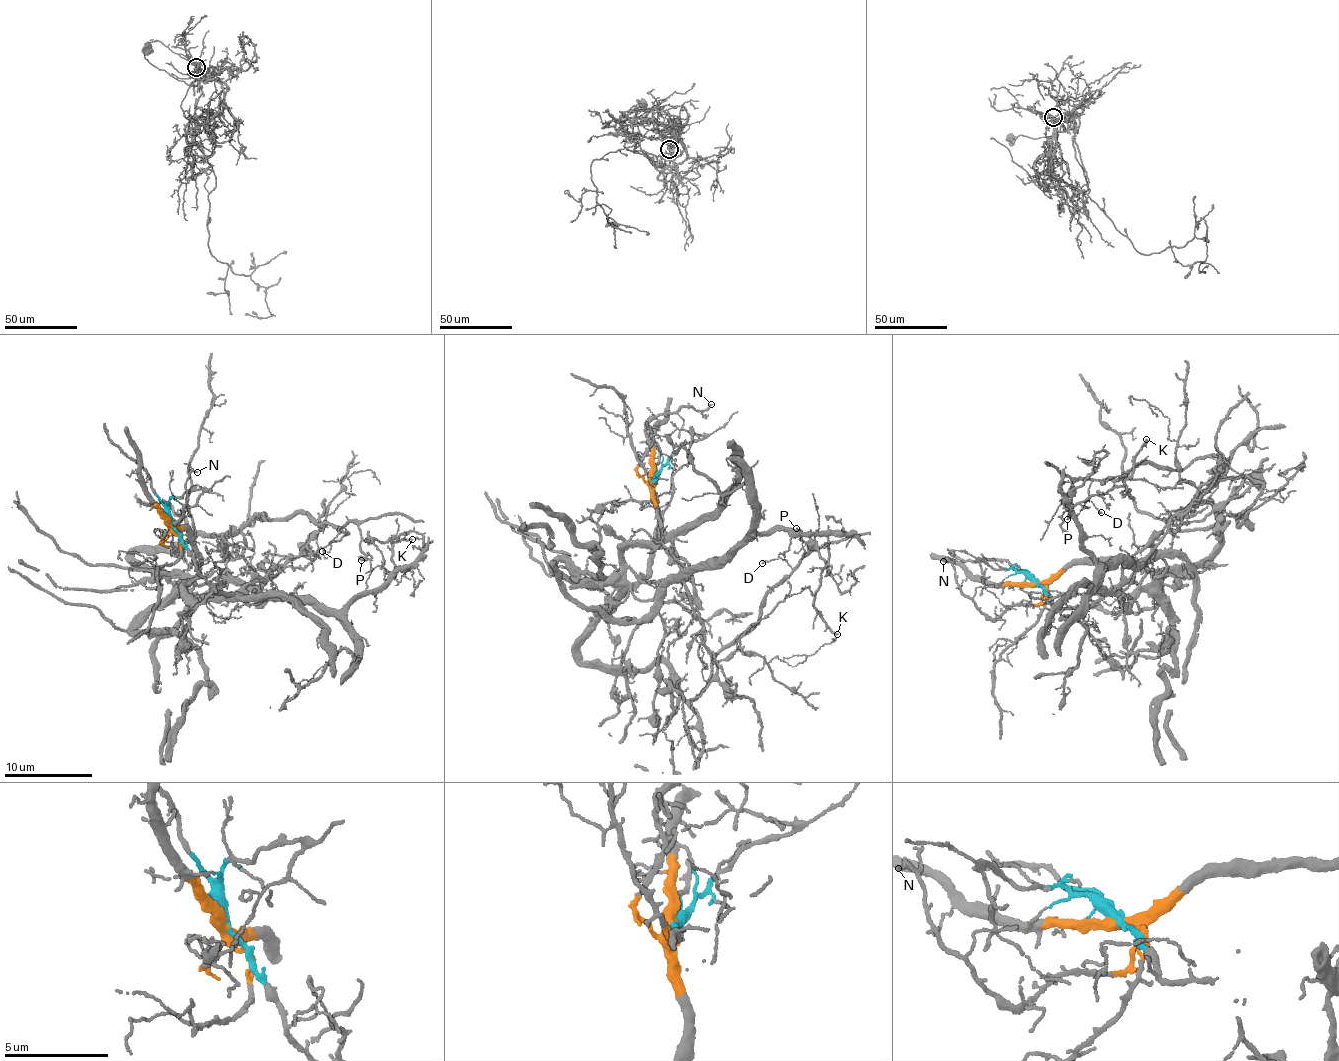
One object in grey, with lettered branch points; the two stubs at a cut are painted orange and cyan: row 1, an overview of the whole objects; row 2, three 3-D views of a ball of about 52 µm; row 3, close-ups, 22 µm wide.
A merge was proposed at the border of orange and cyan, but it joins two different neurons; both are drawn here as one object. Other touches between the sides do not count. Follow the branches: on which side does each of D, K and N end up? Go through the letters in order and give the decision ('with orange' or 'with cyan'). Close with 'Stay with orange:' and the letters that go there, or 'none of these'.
D: with orange
K: with cyan
N: with orange
Stay with orange: D, N

